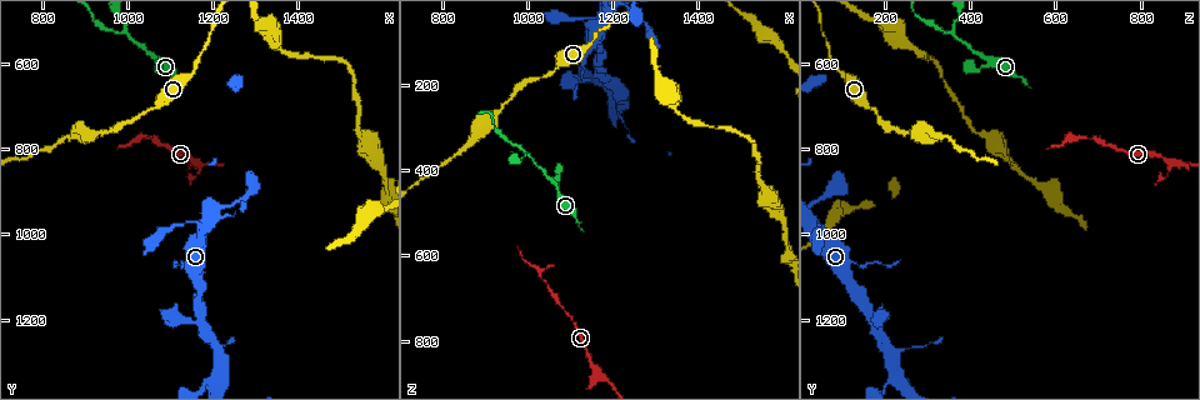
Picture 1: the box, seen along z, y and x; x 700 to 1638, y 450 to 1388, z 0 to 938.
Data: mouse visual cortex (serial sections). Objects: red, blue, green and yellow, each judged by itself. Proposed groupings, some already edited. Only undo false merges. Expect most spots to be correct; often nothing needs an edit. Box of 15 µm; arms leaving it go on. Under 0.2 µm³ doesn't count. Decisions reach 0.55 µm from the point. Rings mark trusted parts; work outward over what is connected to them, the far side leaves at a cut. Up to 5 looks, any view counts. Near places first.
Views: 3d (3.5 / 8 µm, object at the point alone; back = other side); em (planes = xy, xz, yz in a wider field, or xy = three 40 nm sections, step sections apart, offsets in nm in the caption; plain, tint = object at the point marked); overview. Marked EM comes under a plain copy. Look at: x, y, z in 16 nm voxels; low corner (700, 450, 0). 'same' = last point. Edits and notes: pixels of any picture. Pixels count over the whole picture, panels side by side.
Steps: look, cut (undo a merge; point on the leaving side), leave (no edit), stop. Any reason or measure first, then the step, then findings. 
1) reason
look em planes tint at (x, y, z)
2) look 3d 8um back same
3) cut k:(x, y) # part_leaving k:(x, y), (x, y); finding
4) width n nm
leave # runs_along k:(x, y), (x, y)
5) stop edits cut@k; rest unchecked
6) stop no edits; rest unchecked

look 3d 3.5um back at (990, 525, 350)

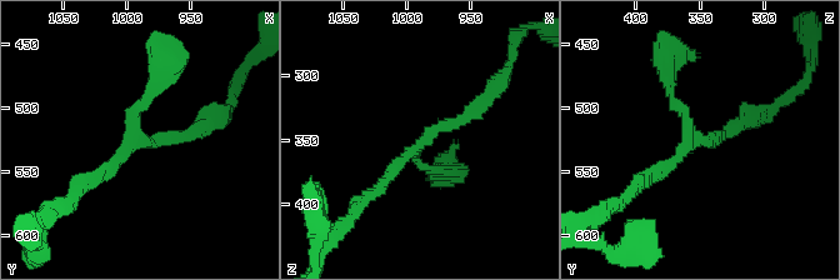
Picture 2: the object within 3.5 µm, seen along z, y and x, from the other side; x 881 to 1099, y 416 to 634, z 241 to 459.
arms 3; arm_widths 150, 150, 200 nm
look em xy step 5 tint at (994, 524, 356)

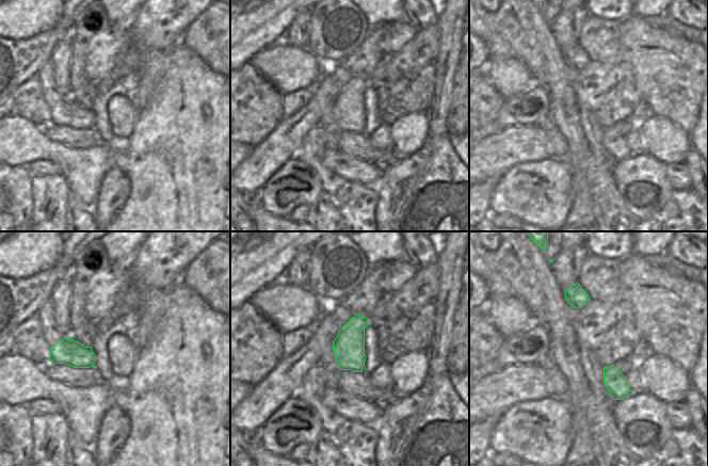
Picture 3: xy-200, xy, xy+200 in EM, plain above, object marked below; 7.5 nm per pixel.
leave # runs_along 2:(366, 195), (431, 131), (481, 103); all the same cell

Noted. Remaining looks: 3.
sudden change in width
look 3d 3.5um back at (1150, 825, 855)

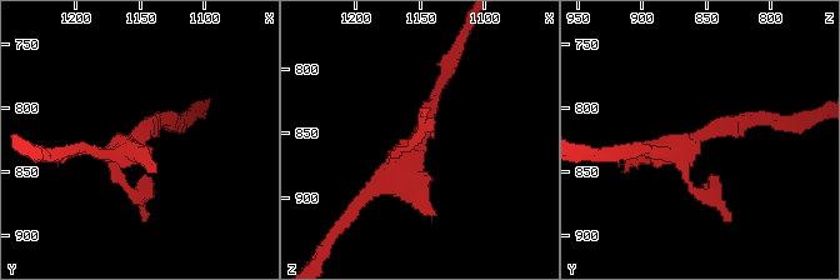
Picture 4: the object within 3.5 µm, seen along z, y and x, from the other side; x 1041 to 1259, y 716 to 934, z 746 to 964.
need the tissue
look em xy step 3 tint at (1152, 826, 858)

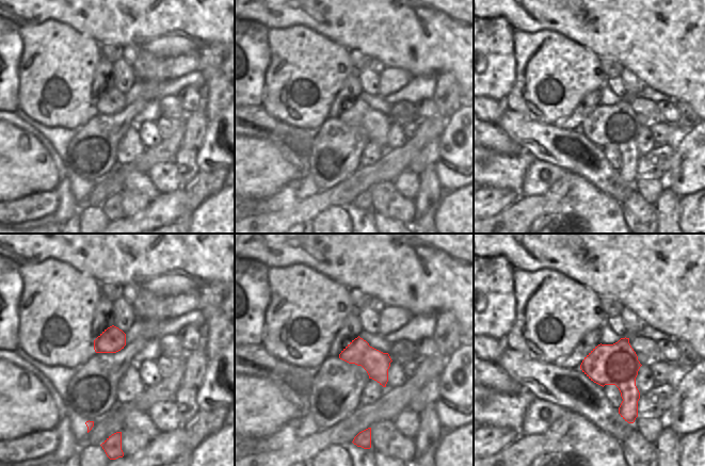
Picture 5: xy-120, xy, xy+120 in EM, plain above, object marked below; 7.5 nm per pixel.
width 190 nm
leave # runs_along 4:(765, 119), (634, 160); continuous, no second cell

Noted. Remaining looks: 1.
stop no edits; rest unchecked

